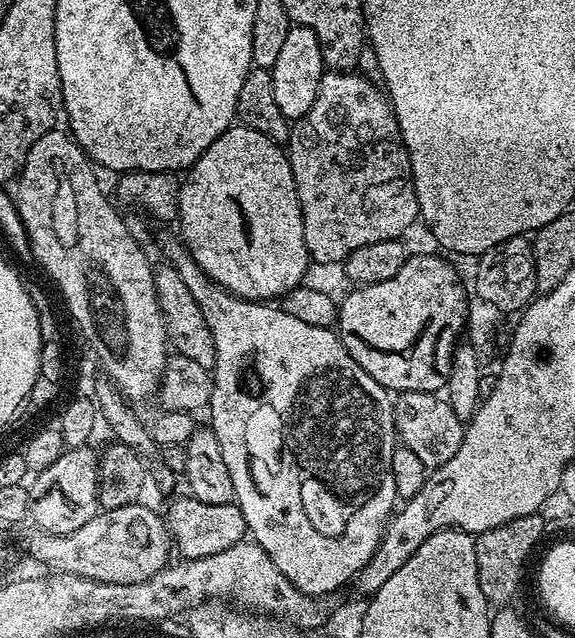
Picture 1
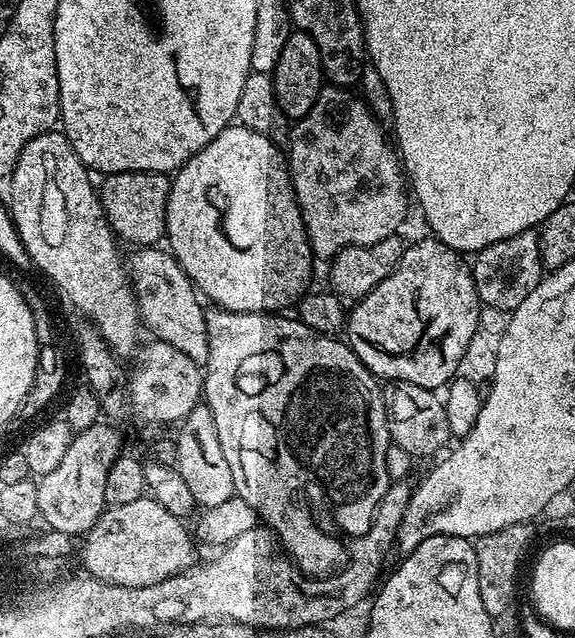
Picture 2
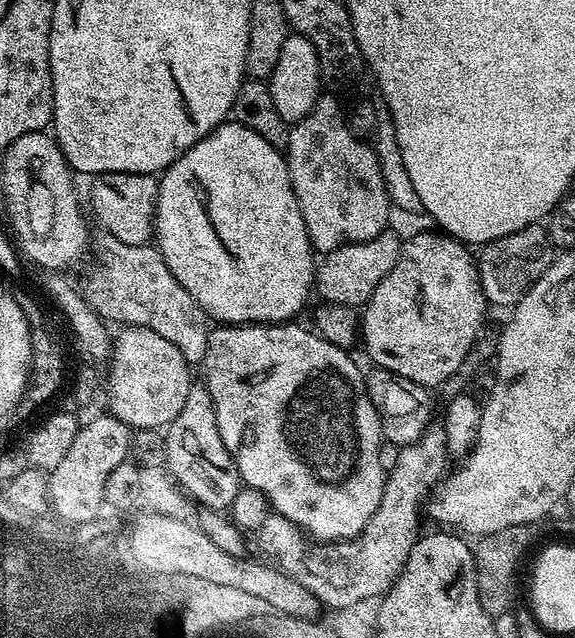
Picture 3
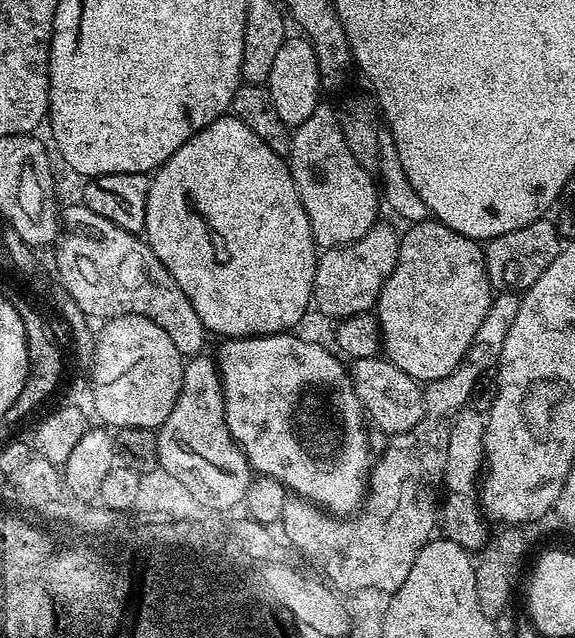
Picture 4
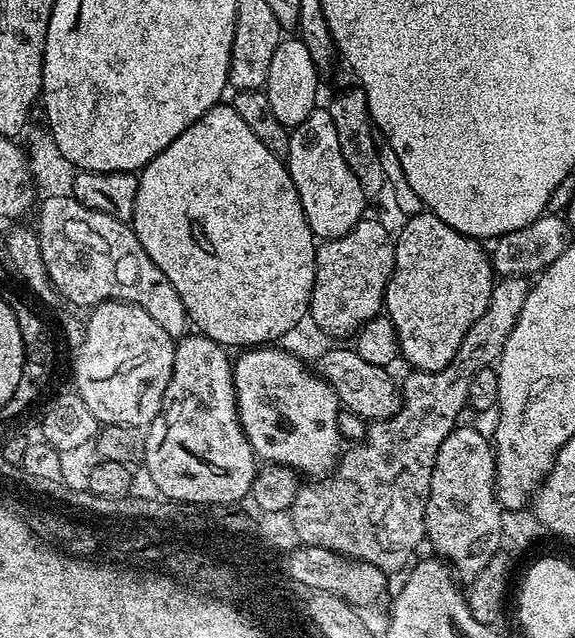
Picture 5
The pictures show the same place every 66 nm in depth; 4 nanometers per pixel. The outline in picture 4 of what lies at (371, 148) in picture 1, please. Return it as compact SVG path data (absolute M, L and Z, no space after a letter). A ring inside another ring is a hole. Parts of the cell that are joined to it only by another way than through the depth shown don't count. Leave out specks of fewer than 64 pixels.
M321 102L306 118L306 122L295 125L292 132L292 145L286 157L288 168L292 171L294 186L298 190L298 198L306 210L306 218L310 218L310 230L314 234L317 245L321 249L337 248L343 244L354 242L366 234L378 222L376 216L382 208L382 192L374 179L373 173L359 164L354 158L346 140L342 134L342 126L339 124L337 109L331 108L328 102Z

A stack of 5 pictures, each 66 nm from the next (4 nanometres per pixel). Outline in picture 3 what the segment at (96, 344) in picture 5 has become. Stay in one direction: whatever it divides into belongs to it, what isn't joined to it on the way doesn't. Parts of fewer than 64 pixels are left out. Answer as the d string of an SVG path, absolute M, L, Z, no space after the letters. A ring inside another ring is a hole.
M145 328L127 332L120 348L116 350L116 363L107 371L107 411L128 424L132 430L163 429L171 424L174 418L178 418L178 410L186 406L186 394L190 394L194 386L193 369L186 358L182 358L182 350L166 342L162 334L154 334L154 330Z

